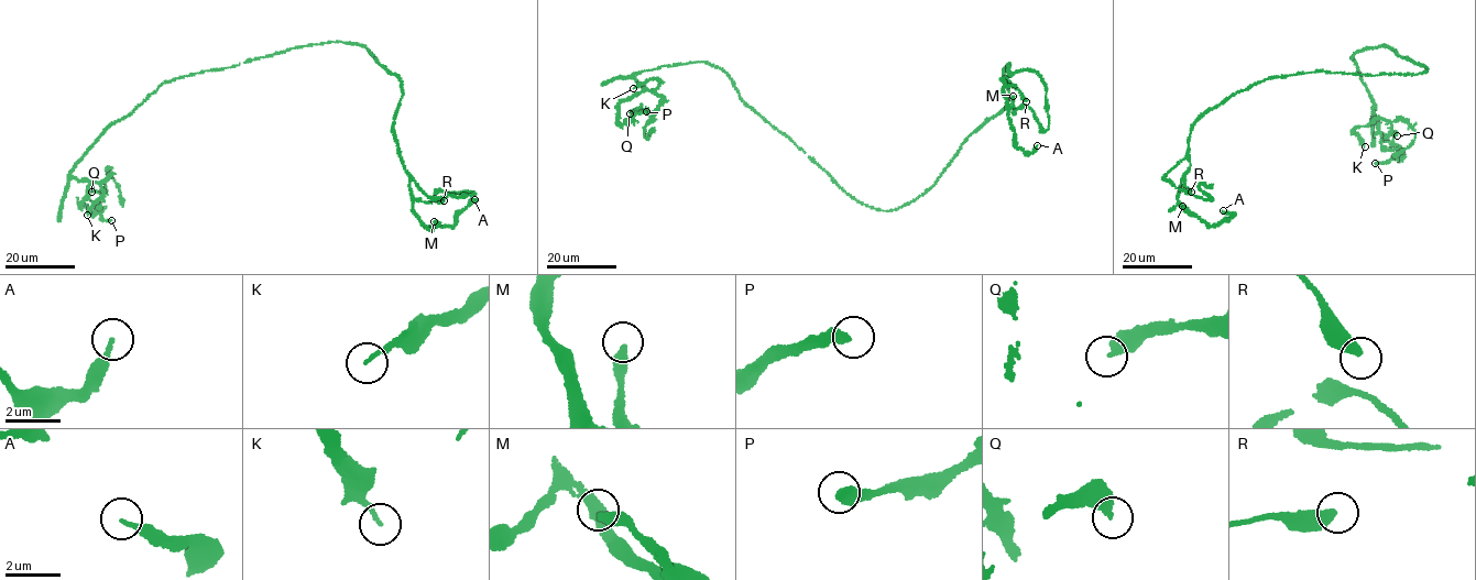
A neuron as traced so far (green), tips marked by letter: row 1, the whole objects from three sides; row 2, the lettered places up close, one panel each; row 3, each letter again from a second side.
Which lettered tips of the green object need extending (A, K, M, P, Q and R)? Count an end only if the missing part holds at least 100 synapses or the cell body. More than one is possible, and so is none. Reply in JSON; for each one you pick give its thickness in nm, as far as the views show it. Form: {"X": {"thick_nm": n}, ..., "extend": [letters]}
{"extend": []}

